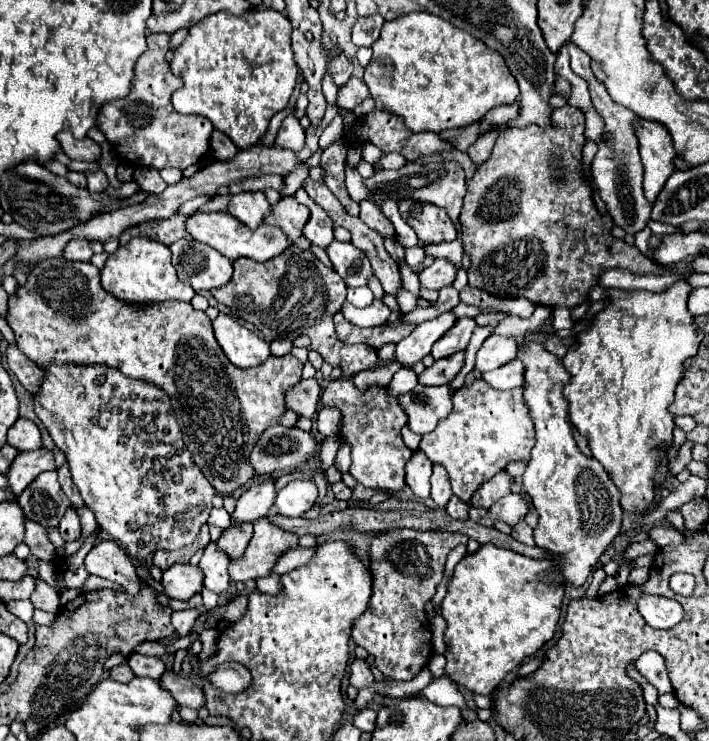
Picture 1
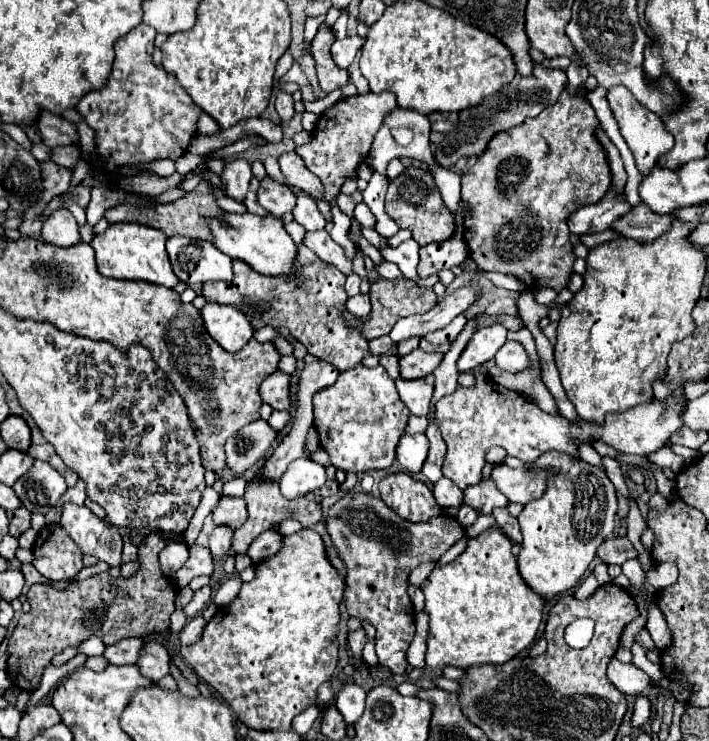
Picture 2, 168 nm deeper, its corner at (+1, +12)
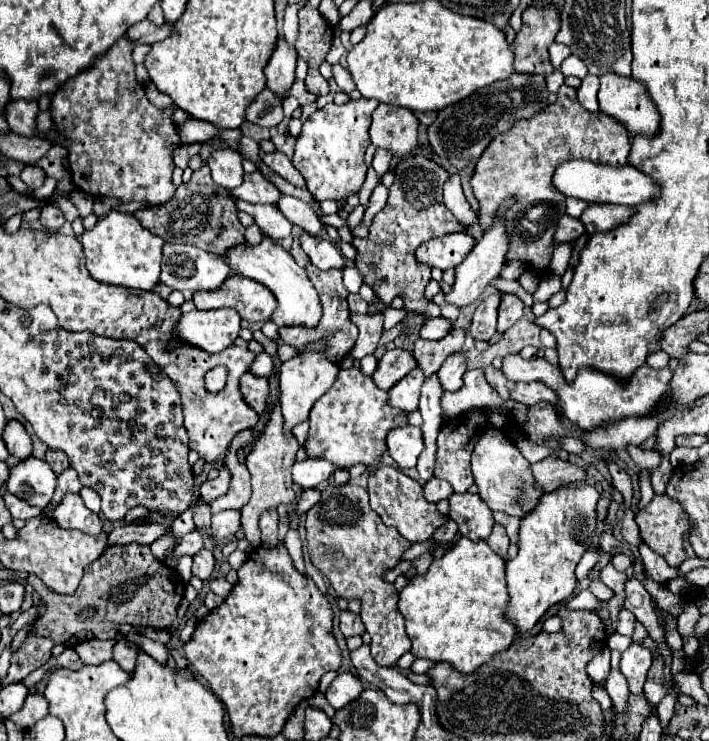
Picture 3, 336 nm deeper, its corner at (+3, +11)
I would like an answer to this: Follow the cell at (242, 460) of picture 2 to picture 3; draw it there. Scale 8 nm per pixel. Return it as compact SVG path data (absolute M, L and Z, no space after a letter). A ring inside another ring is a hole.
M222 467L220 469L220 475L216 479L212 479L212 481L208 479L208 481L202 483L202 487L200 487L200 499L206 505L210 505L216 497L224 495L226 491L228 491L228 471Z

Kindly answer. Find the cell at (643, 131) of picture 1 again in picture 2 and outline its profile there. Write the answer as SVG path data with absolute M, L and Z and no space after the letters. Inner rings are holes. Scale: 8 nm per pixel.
M622 86L610 88L608 102L610 102L610 108L614 112L614 118L618 120L620 134L636 158L636 166L638 166L640 174L648 176L652 172L652 168L656 166L658 158L674 146L674 138L670 136L670 132L666 132L664 122L658 120L658 116L654 112L650 112L648 108L642 108L642 104L638 104L638 100L634 100L634 96L628 88L622 88Z

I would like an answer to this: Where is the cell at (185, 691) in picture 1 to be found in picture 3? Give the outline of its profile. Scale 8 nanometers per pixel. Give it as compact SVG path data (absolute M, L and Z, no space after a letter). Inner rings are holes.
M116 637L116 645L114 645L114 651L112 651L112 659L124 669L124 671L132 671L134 669L134 663L136 663L136 657L138 657L138 651L136 651L136 645L134 643L128 643L124 637Z

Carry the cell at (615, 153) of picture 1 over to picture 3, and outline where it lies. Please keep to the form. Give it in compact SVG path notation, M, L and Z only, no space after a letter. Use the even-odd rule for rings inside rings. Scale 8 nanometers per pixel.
M564 215L558 221L556 233L554 233L554 245L560 245L560 243L566 243L566 241L578 239L582 233L584 233L584 225L580 225L580 219L574 219L574 217Z

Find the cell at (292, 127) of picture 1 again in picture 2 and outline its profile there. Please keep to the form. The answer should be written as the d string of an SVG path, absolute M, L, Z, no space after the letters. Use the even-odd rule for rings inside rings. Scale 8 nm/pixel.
M286 92L278 94L278 98L276 98L276 112L280 114L282 122L290 122L292 120L296 110L294 110L294 100L292 100L290 94L286 94Z

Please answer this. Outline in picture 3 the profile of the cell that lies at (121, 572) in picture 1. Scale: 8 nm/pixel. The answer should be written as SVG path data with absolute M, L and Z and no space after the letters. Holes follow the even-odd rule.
M66 493L54 509L54 521L64 529L80 529L88 535L102 533L102 519L86 509L78 493Z

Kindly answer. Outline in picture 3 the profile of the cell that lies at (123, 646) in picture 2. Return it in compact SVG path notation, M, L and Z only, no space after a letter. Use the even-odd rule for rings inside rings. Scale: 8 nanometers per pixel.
M90 639L90 641L78 643L74 647L74 651L78 653L82 663L86 663L86 665L100 665L102 661L108 661L112 657L112 645L114 645L114 641Z

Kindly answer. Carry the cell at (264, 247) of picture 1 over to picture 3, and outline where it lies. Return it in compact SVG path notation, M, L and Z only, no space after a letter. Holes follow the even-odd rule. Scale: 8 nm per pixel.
M264 237L262 243L256 247L238 245L236 249L230 249L226 253L226 259L232 269L240 271L244 277L250 277L250 279L262 283L264 287L268 287L274 293L278 307L274 309L270 321L274 321L278 327L296 327L296 325L316 327L320 323L322 305L318 301L318 293L316 293L312 281L306 275L306 269L298 267L294 257L288 251L284 251L278 243Z

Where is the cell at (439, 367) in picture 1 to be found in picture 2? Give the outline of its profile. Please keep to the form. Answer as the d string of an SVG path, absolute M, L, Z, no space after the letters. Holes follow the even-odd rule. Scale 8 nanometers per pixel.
M414 350L408 356L400 358L400 378L416 380L420 376L428 376L438 368L442 358L444 358L444 354L440 354L440 352L426 354L422 350Z

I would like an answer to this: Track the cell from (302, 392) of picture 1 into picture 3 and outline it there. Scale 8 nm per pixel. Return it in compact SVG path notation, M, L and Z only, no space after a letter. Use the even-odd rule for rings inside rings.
M244 373L240 377L240 393L242 399L256 411L256 413L266 413L266 399L268 399L268 379L266 377L254 377L250 373Z

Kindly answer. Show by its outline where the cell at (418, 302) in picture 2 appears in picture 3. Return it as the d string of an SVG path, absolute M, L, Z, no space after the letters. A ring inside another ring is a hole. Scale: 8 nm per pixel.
M422 155L400 159L394 169L394 183L388 189L386 207L374 215L366 239L354 237L352 245L358 249L356 265L366 277L366 285L374 287L374 293L384 303L390 303L398 295L422 299L424 287L430 281L430 267L420 267L414 251L432 237L464 229L442 201L442 185L448 177L450 173L446 169Z

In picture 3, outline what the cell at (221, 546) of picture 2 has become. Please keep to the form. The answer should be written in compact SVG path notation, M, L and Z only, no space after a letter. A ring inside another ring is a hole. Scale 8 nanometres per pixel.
M220 511L212 515L212 535L216 539L228 539L234 537L240 529L240 511Z

